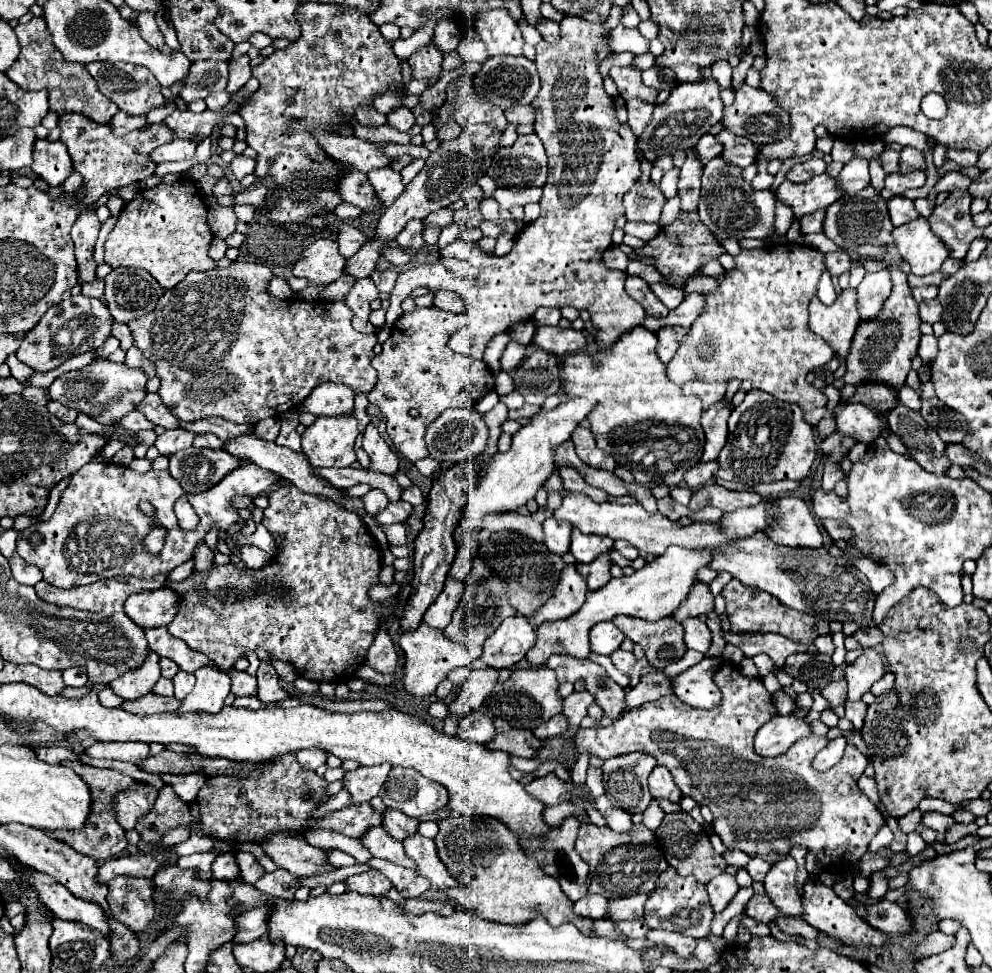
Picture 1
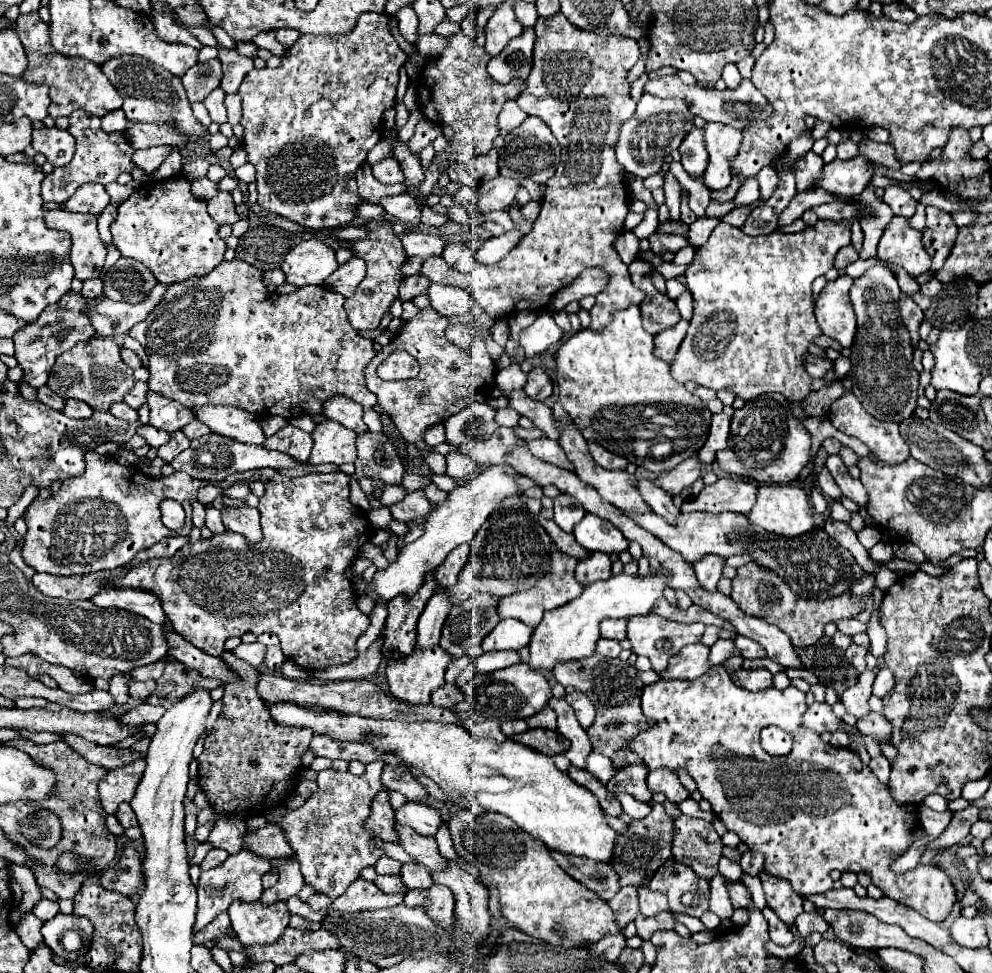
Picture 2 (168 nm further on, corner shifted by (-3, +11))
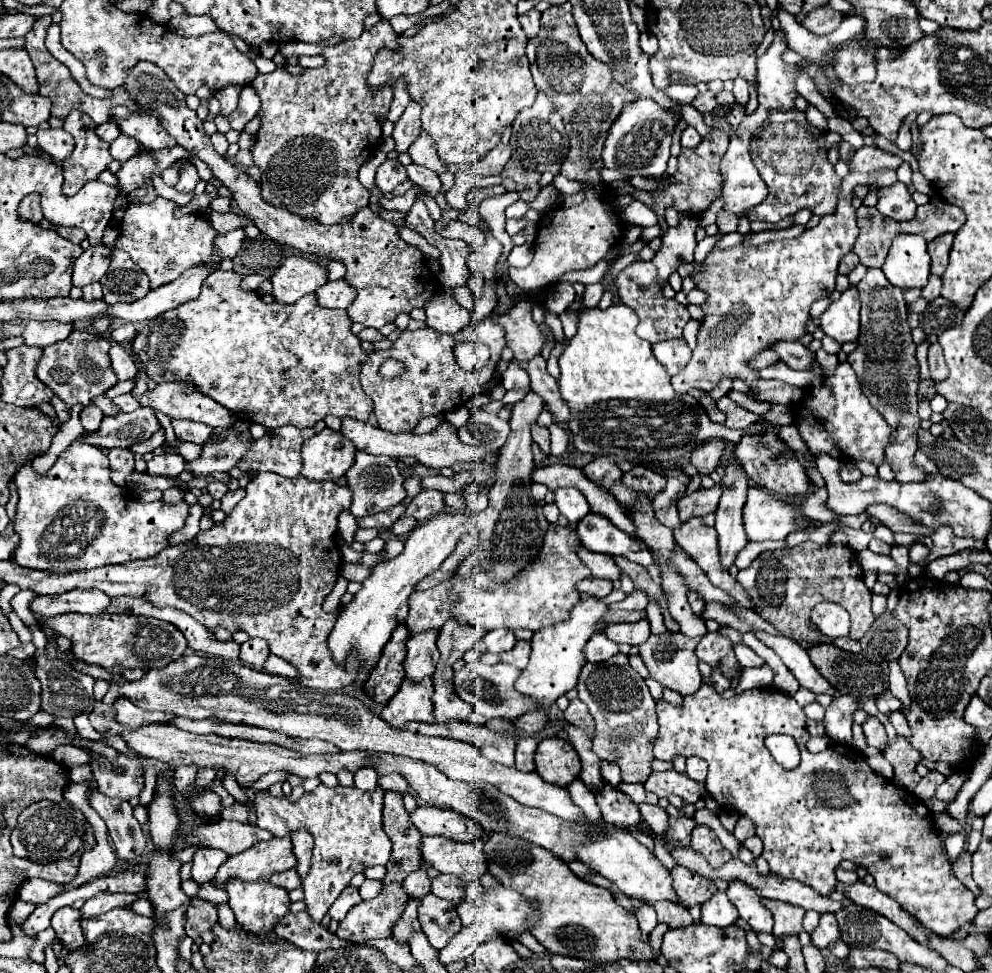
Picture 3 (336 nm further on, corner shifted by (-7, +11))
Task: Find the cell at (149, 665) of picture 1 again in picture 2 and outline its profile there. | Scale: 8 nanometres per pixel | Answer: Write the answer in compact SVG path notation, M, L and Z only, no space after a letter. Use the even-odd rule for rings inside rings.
M116 675L110 679L110 695L114 697L116 705L124 705L128 701L128 683L130 677L128 675Z

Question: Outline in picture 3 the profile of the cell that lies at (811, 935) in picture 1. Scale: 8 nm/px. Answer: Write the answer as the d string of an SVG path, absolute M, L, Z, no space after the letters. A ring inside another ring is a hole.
M822 913L818 927L812 931L812 945L822 951L828 943L832 943L836 939L840 939L840 933L838 933L838 923L836 923L834 915Z

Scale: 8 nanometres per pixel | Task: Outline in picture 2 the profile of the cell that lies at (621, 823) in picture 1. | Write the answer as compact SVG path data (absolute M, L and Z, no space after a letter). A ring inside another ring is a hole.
M620 793L618 799L620 799L620 803L622 803L622 811L624 811L626 815L634 817L634 819L644 819L644 817L650 813L650 809L652 809L650 803L642 803L642 801L626 795L626 793Z

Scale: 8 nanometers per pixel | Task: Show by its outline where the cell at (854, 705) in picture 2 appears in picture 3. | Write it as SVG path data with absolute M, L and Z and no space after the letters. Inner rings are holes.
M868 715L868 719L866 719L866 723L862 725L862 729L864 729L864 735L866 735L866 743L882 751L882 745L886 745L888 737L886 737L884 725L878 721L878 717Z

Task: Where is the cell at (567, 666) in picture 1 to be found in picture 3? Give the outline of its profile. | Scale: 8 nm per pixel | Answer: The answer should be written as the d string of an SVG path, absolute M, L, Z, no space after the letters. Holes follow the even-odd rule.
M614 655L610 663L586 663L578 679L578 699L582 699L592 717L596 737L592 749L600 759L612 761L622 769L624 783L644 783L648 779L652 743L658 737L656 701L652 699L644 679L628 663L628 655Z

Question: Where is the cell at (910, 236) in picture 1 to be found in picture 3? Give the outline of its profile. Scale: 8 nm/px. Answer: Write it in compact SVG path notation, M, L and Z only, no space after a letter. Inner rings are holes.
M902 233L892 241L892 247L882 265L886 279L902 289L924 287L930 275L930 255L926 241L920 235Z

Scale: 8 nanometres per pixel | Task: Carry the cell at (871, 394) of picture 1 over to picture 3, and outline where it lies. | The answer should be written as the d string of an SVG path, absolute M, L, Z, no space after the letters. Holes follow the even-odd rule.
M868 269L866 277L858 283L862 311L860 311L860 337L858 347L848 355L848 363L860 379L860 389L868 397L870 405L888 421L892 427L892 443L886 449L886 459L896 471L896 479L922 481L924 471L912 465L916 453L916 429L920 427L918 417L918 361L916 345L910 335L910 325L906 321L908 309L904 301L904 291L884 277L882 269Z

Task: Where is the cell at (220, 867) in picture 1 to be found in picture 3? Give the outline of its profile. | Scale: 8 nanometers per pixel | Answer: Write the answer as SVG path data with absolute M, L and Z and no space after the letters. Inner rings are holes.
M200 849L194 855L194 867L192 867L192 879L196 883L210 883L214 879L214 873L218 871L218 867L228 859L226 853L218 851L218 849Z

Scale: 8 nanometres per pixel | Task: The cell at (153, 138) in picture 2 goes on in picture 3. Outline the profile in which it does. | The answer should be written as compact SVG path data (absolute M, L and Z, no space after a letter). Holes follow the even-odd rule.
M120 135L120 137L110 145L110 155L112 155L116 161L120 161L120 163L128 161L130 157L138 155L140 151L144 151L144 147L142 147L134 137L126 137L126 135Z

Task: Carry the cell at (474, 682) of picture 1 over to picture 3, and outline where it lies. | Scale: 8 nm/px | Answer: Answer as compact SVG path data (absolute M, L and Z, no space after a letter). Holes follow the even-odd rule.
M516 641L516 645L510 651L504 651L500 655L500 661L514 665L518 669L524 669L528 665L528 657L530 657L530 643L528 641Z

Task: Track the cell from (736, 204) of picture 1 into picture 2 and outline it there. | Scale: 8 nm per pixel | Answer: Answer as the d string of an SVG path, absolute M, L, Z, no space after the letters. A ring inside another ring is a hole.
M710 201L710 205L706 207L706 217L716 217L716 219L722 219L726 213L730 213L734 209L734 203L728 201L728 203L718 203L718 201Z

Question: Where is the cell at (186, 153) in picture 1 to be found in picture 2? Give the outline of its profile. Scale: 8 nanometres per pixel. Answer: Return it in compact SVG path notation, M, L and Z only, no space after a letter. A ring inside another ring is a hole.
M166 145L166 147L150 147L150 149L142 149L142 151L136 151L134 153L134 165L138 169L144 171L146 179L150 181L152 179L152 173L164 163L164 159L168 157L172 149Z

